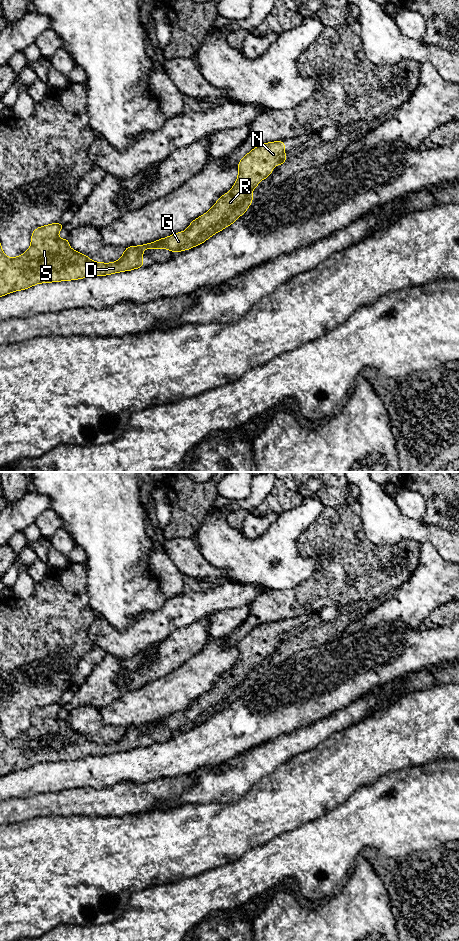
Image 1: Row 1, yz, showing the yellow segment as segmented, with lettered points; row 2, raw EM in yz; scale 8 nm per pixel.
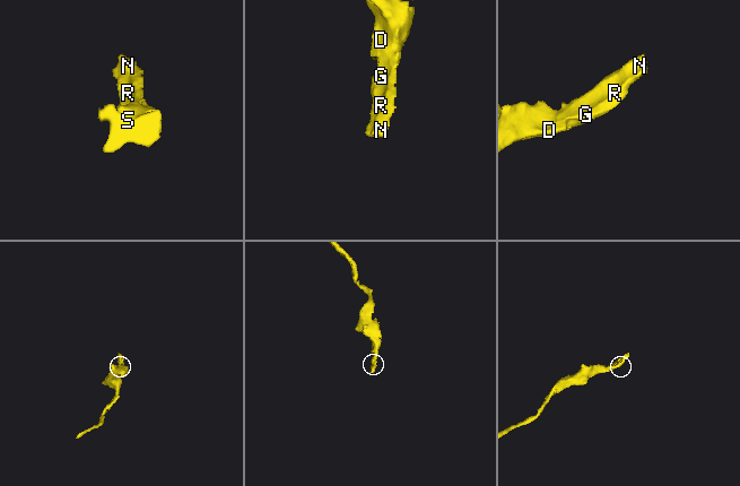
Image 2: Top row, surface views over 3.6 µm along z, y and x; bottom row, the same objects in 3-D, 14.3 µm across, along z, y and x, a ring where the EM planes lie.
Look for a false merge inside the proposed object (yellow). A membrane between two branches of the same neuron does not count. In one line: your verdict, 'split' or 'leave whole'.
leave whole

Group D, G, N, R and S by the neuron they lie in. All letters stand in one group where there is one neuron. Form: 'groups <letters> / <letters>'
groups D G N R S

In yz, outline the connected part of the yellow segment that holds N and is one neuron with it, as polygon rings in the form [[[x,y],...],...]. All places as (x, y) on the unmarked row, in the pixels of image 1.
[[[283,621],[264,623],[252,629],[238,643],[238,657],[232,669],[221,676],[213,687],[191,702],[189,707],[167,718],[139,726],[129,726],[118,741],[111,743],[94,742],[85,734],[79,733],[69,726],[68,719],[59,719],[58,713],[65,706],[53,703],[36,708],[31,715],[31,725],[22,735],[7,737],[0,723],[0,777],[8,773],[25,770],[38,763],[50,763],[86,758],[89,756],[105,756],[143,747],[144,729],[169,729],[172,733],[185,731],[204,723],[215,713],[222,711],[244,694],[253,681],[252,671],[259,662],[272,654],[272,648],[286,642],[285,624]]]

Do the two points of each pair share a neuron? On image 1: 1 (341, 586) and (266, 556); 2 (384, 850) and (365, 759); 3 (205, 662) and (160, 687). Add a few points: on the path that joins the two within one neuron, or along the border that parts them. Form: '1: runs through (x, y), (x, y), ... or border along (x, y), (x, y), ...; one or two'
1: border along (317, 559), (315, 571), (308, 578), (291, 587); two
2: border along (391, 773), (360, 786), (350, 796); two
3: runs through (194, 673), (180, 687), (171, 687); one

